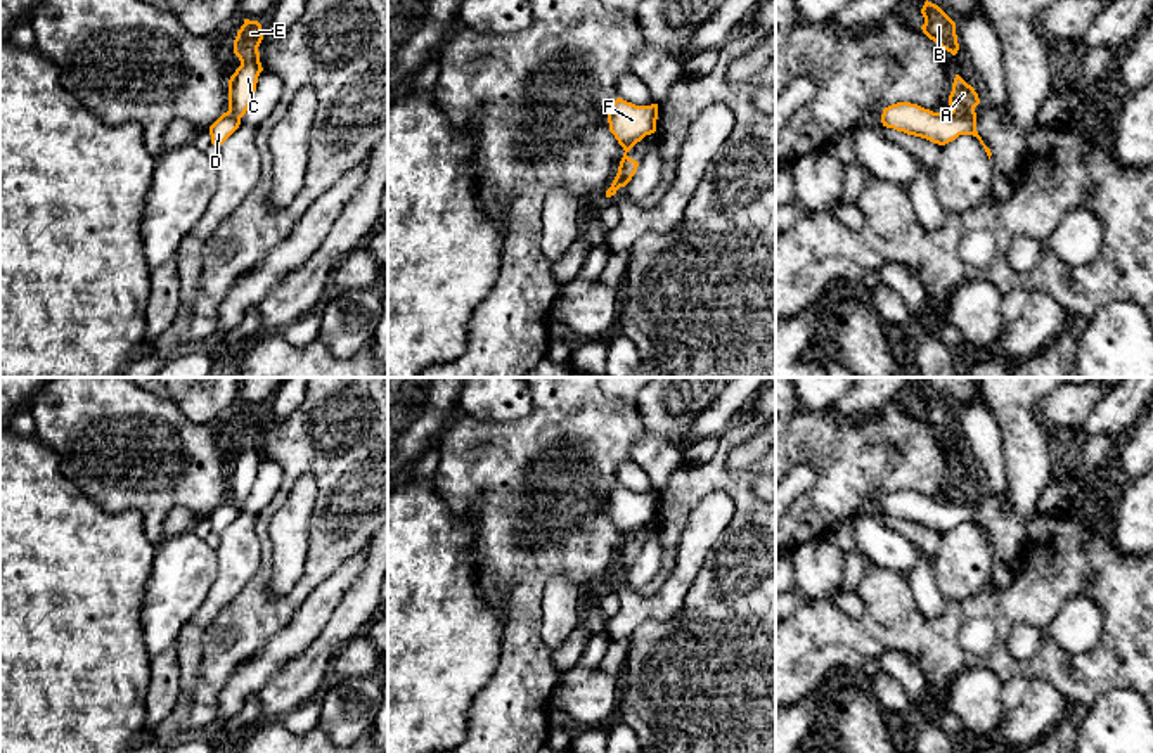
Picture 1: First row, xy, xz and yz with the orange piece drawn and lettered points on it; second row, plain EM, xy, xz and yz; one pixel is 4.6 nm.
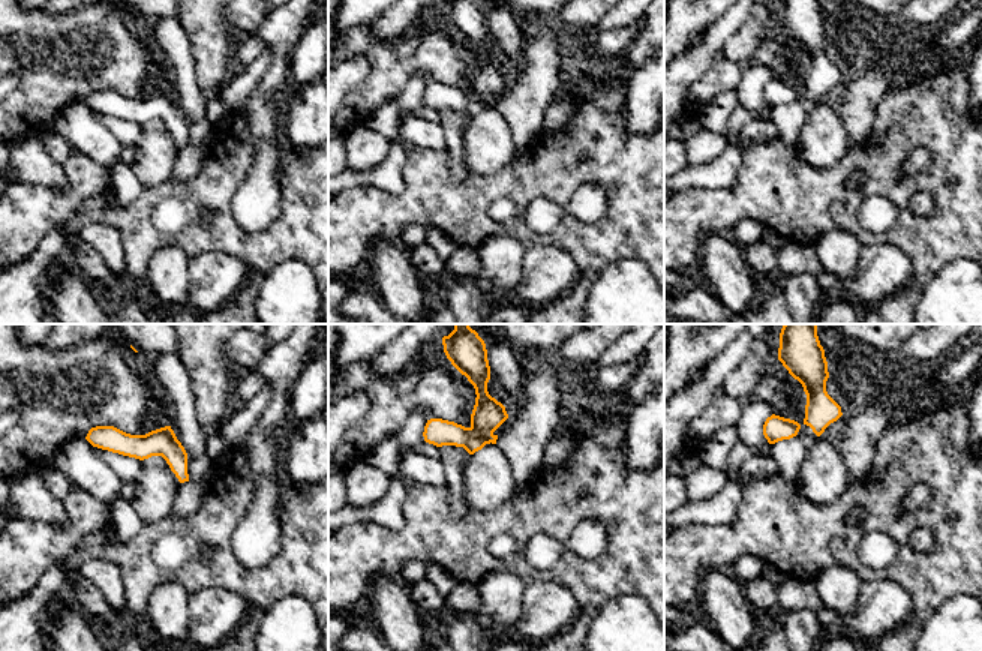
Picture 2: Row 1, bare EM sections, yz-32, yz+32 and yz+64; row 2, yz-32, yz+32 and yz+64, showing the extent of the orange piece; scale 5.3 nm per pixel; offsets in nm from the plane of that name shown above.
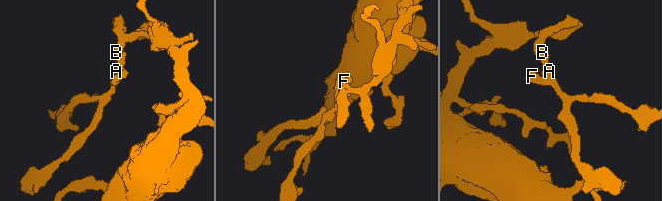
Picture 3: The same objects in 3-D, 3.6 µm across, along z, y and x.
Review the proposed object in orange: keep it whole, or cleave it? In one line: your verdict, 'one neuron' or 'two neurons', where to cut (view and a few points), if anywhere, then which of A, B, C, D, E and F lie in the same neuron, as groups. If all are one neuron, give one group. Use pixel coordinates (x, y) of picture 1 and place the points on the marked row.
two neurons; cut yz (973, 108), (953, 111); groups A B C E / D F

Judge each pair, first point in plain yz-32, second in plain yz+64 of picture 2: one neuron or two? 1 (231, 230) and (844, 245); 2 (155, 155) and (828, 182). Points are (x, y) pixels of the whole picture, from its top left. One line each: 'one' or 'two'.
1: two
2: two

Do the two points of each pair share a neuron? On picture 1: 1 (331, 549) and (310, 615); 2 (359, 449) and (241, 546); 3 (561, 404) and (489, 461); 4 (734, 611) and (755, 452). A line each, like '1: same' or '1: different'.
1: different
2: different
3: same
4: different

